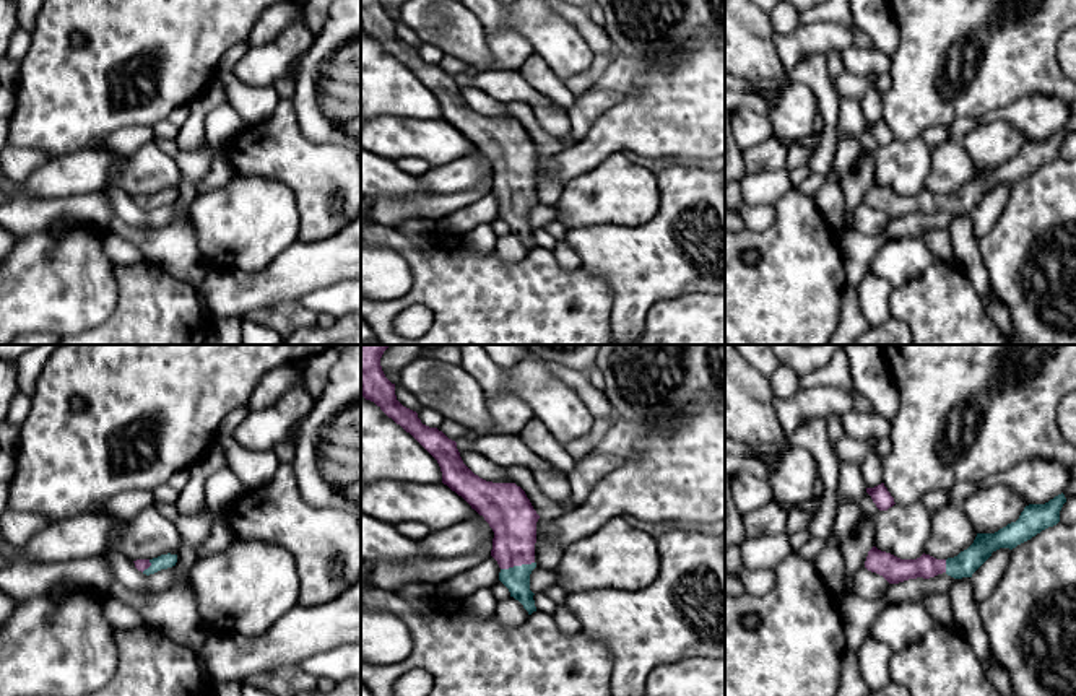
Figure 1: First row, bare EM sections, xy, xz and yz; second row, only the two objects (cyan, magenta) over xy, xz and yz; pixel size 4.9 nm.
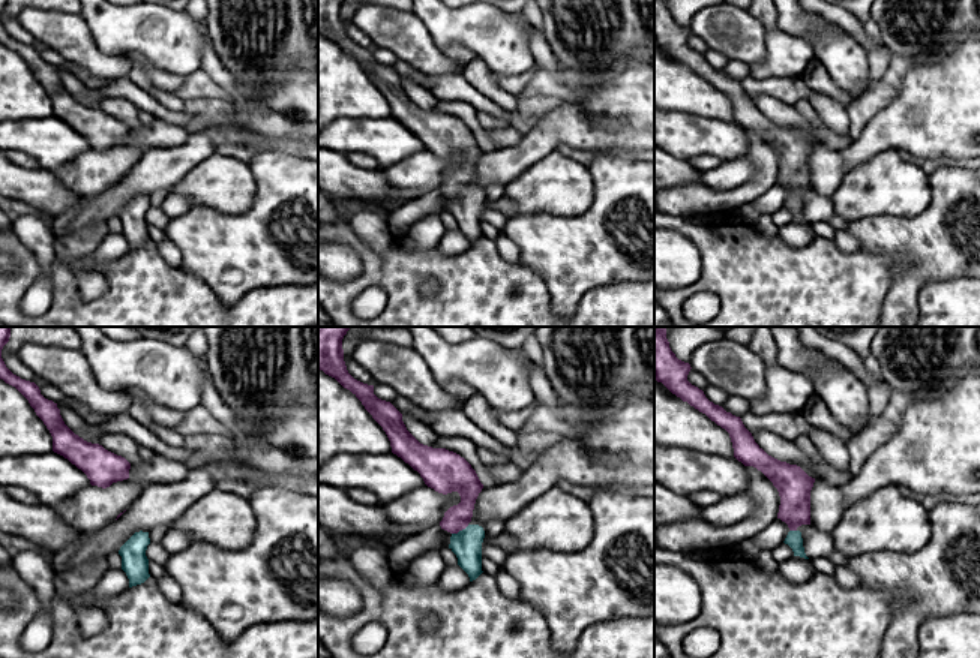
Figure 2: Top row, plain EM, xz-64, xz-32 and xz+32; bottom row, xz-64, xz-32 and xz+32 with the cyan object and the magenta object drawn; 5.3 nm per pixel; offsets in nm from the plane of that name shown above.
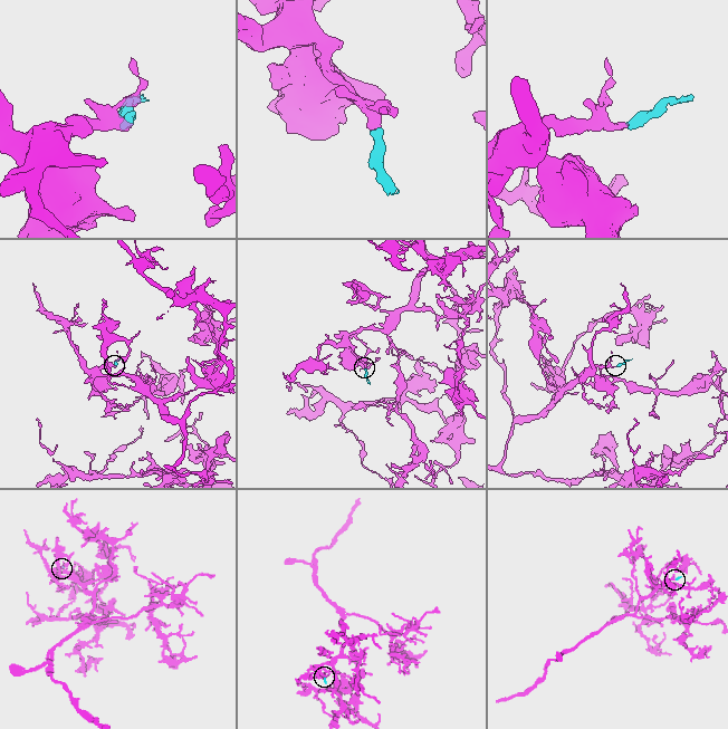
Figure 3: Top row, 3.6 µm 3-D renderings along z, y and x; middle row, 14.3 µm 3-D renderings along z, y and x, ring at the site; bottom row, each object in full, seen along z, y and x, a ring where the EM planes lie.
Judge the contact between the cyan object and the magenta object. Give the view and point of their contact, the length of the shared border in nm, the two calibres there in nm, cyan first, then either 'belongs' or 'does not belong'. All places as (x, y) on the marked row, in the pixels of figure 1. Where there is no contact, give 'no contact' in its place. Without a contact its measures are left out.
contact xz (517, 566); length 170 nm; calibres 130 and 220 nm; belongs

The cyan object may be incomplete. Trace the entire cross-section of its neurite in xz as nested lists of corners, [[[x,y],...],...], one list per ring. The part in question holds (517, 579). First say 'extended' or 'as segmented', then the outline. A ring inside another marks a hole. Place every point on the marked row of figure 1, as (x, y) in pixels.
extended; [[[361,345],[361,395],[374,402],[388,418],[410,433],[439,463],[442,483],[462,496],[494,532],[491,556],[497,561],[501,572],[499,581],[509,589],[510,597],[518,600],[531,615],[536,611],[533,592],[530,590],[530,574],[536,568],[535,543],[536,522],[540,515],[533,509],[525,491],[515,483],[492,483],[475,475],[462,460],[457,442],[449,439],[437,428],[421,423],[418,413],[403,407],[395,395],[392,384],[380,366],[380,358],[390,345]]]

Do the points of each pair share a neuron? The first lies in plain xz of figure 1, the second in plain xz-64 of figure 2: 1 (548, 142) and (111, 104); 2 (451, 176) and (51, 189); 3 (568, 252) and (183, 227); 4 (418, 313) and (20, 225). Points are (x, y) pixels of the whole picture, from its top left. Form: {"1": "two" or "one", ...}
{"1": "one", "2": "two", "3": "two", "4": "one"}

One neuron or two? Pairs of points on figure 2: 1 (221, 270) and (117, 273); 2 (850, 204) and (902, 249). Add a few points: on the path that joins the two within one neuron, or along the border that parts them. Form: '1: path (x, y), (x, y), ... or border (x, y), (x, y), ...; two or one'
1: border (179, 267), (198, 276), (215, 293); two
2: border (899, 215), (868, 215), (851, 221); two

